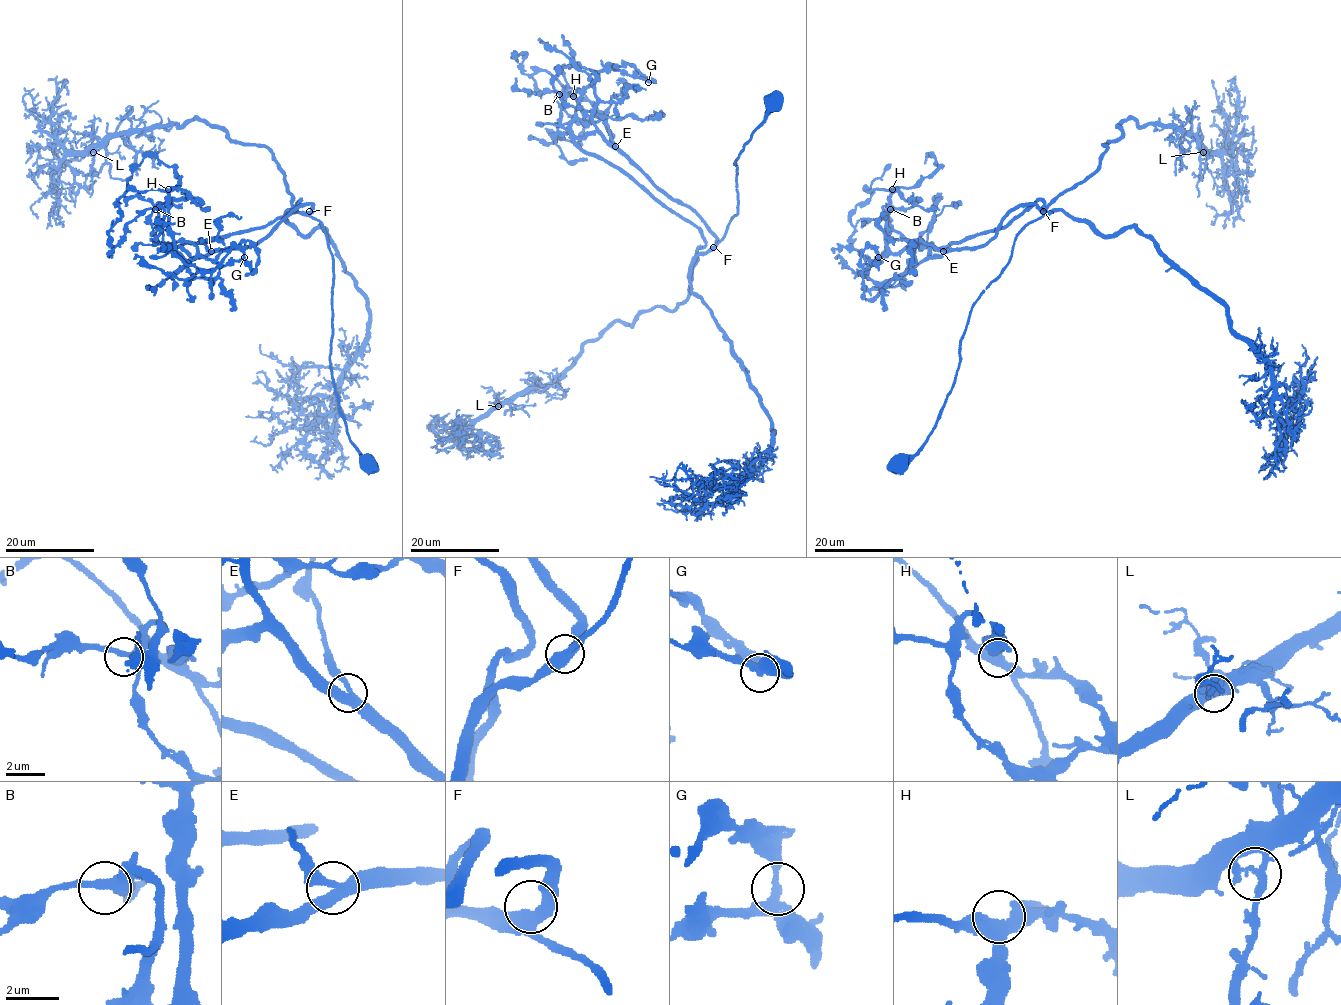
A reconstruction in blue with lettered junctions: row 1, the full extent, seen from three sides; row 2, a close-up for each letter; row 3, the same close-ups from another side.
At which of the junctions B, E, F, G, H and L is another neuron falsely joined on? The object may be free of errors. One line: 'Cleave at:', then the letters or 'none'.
Cleave at: G

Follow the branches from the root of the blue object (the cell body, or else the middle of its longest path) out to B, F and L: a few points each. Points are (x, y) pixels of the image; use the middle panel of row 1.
B: (773, 101), (736, 159), (738, 211), (714, 247), (694, 212), (599, 134), (565, 128), (568, 87), (559, 94)
F: (773, 101), (776, 107), (754, 130), (736, 159), (738, 211), (722, 239), (713, 247)
L: (773, 101), (714, 247), (599, 134), (574, 139), (706, 243), (682, 302), (615, 321), (498, 406)

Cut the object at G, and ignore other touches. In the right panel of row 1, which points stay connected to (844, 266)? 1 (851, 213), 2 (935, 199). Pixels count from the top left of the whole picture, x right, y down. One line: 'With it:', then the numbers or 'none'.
With it: 2

